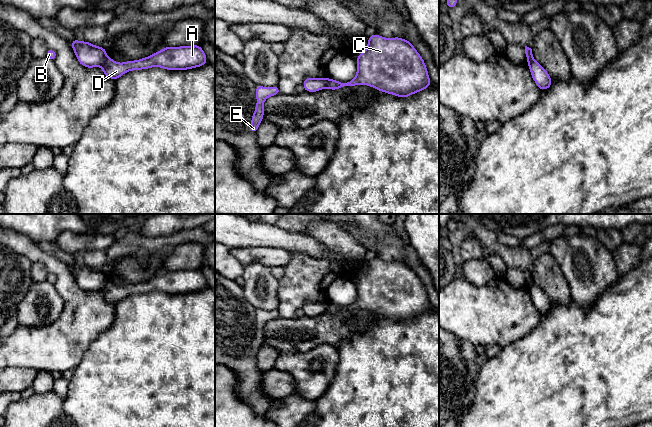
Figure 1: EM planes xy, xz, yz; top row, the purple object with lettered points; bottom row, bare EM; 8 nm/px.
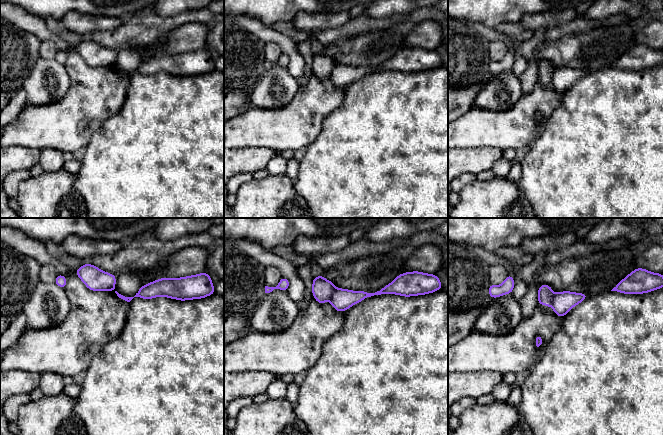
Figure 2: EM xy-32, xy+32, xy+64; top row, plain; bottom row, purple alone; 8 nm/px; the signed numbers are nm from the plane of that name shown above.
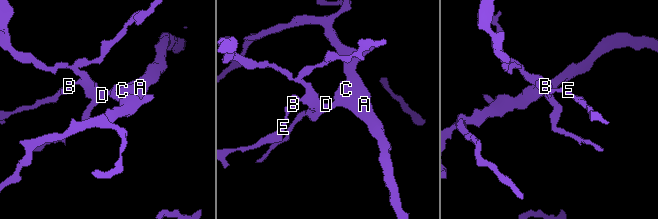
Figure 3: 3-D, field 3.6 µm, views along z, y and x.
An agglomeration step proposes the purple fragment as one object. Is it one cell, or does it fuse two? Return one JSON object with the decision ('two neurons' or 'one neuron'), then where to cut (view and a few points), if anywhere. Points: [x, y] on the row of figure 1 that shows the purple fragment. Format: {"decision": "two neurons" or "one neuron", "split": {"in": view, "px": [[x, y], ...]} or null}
{"decision": "two neurons", "split": {"in": "xz", "px": [[329, 78], [324, 87]]}}

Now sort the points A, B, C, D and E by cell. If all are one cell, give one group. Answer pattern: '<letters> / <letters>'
A C D / B E

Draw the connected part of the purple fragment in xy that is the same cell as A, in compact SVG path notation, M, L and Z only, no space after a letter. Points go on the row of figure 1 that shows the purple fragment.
M200 45L164 47L156 53L140 60L118 63L107 58L100 66L106 77L117 80L123 74L132 70L143 70L160 67L166 70L188 70L203 66L207 57Z

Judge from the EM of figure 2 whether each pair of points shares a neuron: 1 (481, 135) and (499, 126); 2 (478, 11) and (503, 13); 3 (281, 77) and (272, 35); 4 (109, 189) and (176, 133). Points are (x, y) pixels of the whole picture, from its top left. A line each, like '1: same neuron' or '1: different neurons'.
1: same neuron
2: same neuron
3: different neurons
4: same neuron

